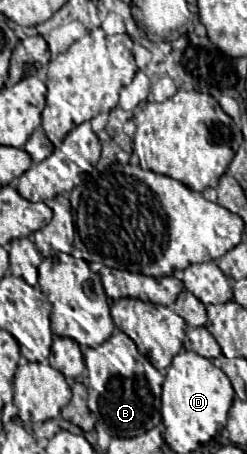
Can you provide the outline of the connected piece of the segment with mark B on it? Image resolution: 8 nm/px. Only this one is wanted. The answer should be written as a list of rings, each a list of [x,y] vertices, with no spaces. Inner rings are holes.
[[[120,329],[96,349],[84,349],[88,367],[88,409],[102,421],[112,437],[136,437],[160,423],[160,393],[164,375],[140,355],[134,341]]]

